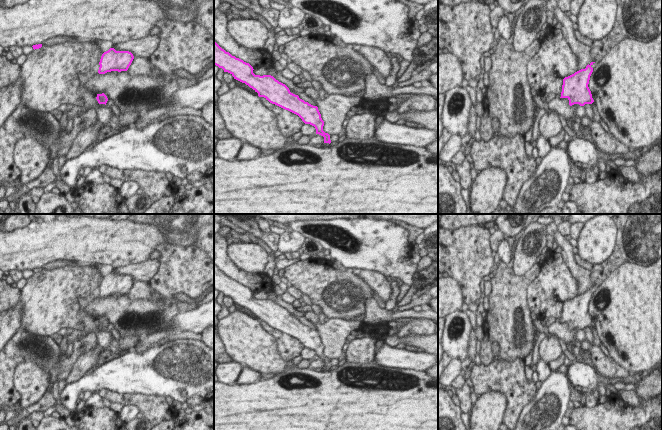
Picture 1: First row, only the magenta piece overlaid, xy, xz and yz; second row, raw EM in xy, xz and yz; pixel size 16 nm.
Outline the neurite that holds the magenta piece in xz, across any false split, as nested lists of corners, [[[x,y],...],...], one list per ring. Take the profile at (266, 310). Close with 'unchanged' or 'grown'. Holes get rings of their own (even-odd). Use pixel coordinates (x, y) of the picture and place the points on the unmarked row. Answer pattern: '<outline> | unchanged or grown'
[[[214,265],[214,289],[230,297],[234,303],[245,307],[259,321],[264,321],[270,327],[298,339],[305,348],[315,351],[316,358],[324,361],[324,367],[320,372],[328,372],[331,364],[330,359],[323,355],[324,345],[317,330],[300,323],[298,319],[290,316],[289,312],[276,304],[271,299],[255,299],[253,291],[243,284],[232,280]]] | grown

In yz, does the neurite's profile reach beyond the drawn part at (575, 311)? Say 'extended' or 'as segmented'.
extended

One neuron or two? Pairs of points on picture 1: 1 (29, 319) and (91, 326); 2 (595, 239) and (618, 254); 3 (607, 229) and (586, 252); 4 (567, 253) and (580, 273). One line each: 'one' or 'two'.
1: two
2: two
3: one
4: one

